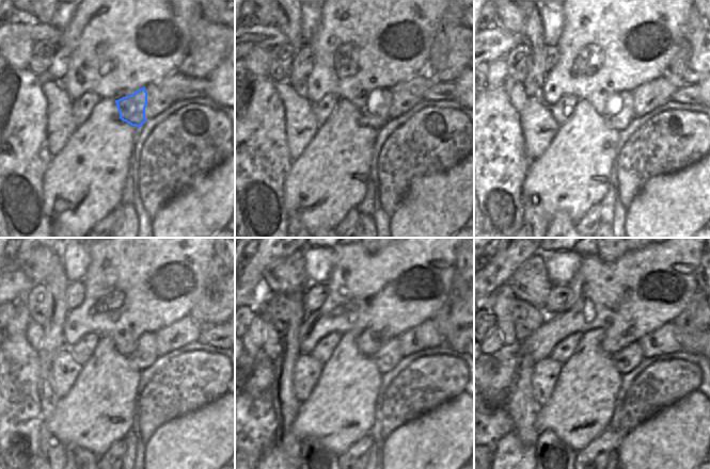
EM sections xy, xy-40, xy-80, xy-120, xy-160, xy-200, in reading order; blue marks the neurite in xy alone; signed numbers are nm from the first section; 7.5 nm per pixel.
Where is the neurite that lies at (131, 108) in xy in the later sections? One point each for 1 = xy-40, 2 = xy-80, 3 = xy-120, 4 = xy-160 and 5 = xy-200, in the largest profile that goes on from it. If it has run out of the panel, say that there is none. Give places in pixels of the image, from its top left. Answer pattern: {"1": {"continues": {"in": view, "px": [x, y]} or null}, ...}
{"1": {"continues": {"in": "xy-40", "px": [375, 114]}}, "2": {"continues": {"in": "xy-80", "px": [620, 108]}}, "3": {"continues": {"in": "xy-120", "px": [146, 352]}}, "4": {"continues": {"in": "xy-160", "px": [390, 354]}}, "5": {"continues": {"in": "xy-200", "px": [626, 359]}}}

